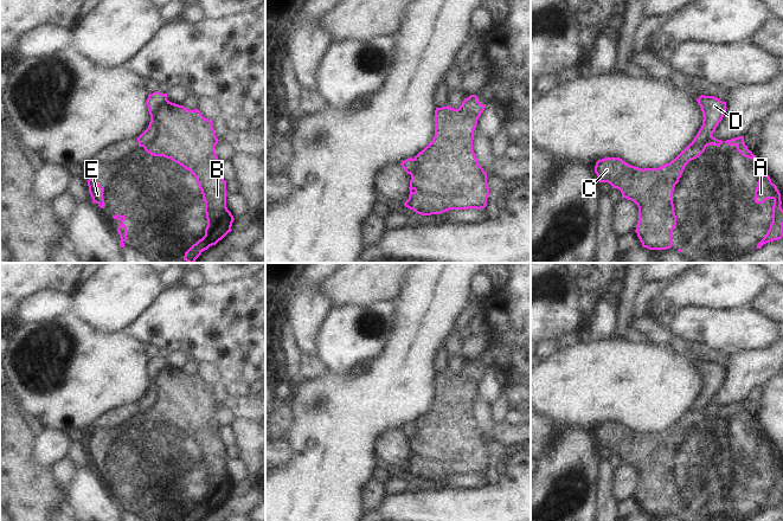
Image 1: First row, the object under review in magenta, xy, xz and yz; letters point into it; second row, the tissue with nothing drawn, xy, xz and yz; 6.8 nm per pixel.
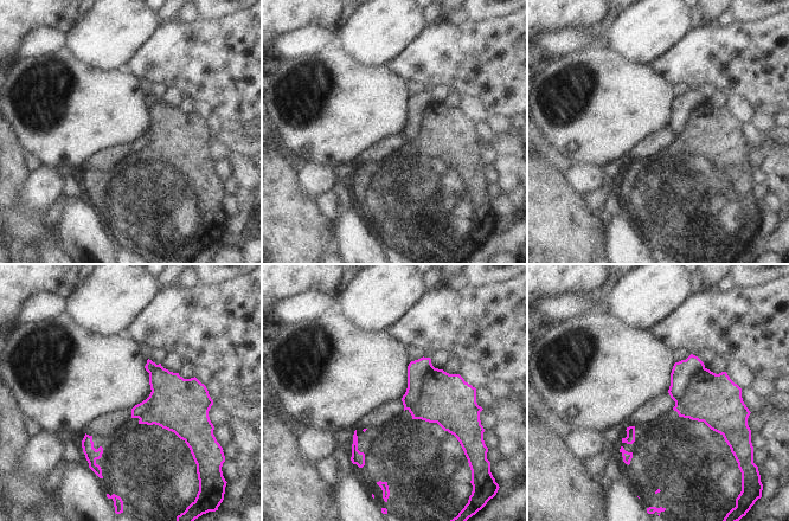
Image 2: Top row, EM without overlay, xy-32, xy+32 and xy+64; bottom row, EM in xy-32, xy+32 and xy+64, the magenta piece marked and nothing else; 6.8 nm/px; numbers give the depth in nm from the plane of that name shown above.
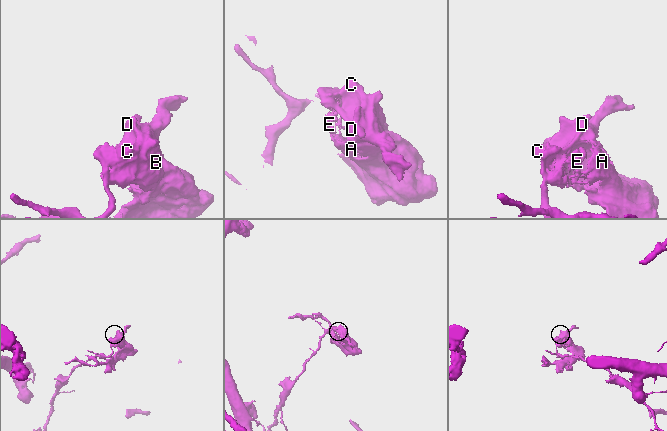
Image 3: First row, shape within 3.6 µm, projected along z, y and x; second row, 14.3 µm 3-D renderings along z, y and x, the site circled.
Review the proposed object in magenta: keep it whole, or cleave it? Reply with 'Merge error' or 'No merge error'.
Merge error

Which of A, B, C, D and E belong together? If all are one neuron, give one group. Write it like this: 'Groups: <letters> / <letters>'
Groups: A B C E / D

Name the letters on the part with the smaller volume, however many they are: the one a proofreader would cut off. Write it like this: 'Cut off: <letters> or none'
Cut off: A, B, C, E

